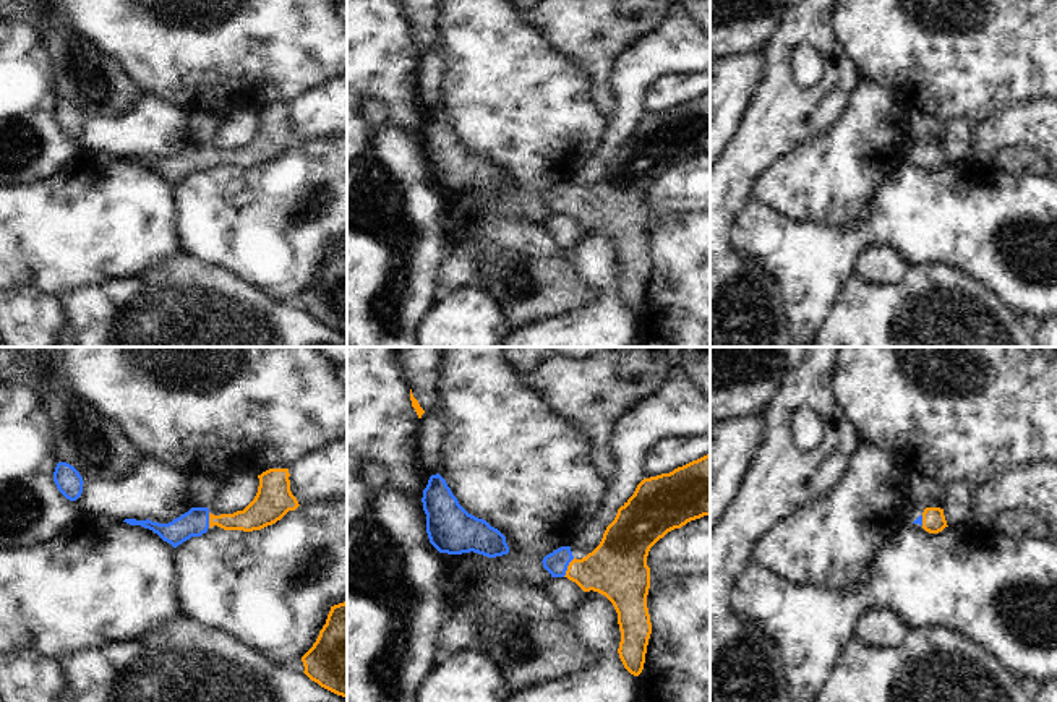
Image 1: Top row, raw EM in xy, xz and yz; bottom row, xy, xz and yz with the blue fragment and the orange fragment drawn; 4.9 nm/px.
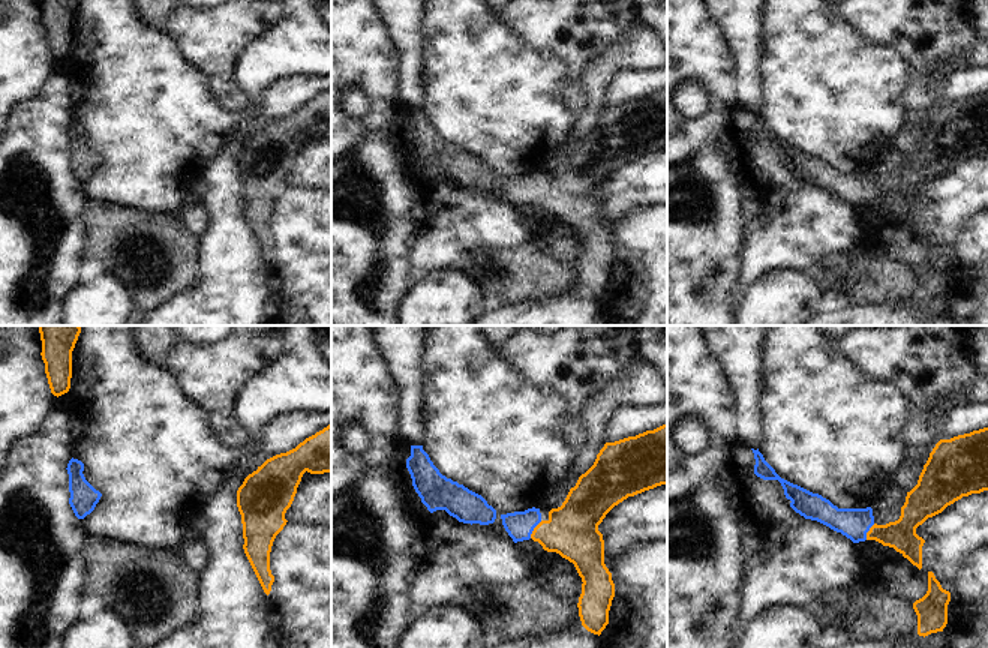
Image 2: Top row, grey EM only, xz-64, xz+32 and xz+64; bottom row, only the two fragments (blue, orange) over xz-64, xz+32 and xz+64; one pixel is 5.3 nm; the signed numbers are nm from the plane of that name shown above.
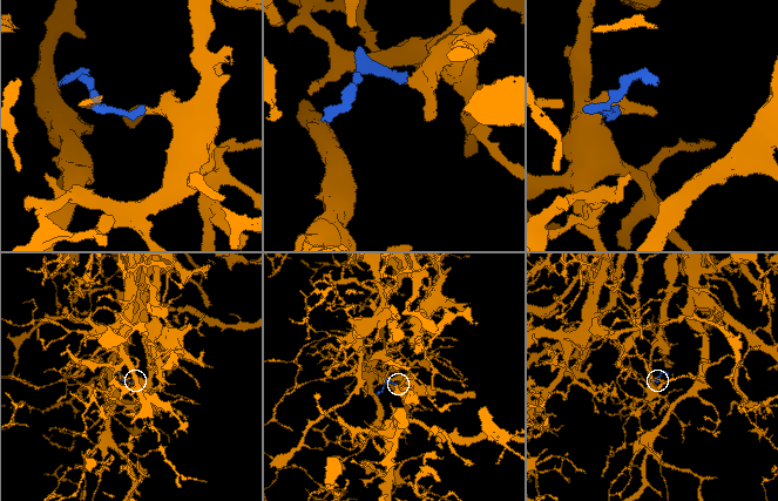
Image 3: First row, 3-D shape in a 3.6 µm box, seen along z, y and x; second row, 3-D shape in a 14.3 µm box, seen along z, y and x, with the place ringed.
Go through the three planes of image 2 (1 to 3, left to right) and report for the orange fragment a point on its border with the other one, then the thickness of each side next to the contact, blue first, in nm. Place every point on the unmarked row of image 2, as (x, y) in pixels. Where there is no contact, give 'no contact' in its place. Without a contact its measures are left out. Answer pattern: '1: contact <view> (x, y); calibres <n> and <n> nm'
1: no contact
2: contact xz+32 (532, 194); calibres 150 and 280 nm
3: contact xz+64 (868, 194); calibres 160 and 160 nm

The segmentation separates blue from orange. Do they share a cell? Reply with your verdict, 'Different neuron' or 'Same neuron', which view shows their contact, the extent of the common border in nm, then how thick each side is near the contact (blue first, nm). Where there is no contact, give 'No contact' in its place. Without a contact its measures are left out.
Same neuron. Touches blue in xz. Shared border 110 nm. Thickness 120 nm (blue) against 300 nm

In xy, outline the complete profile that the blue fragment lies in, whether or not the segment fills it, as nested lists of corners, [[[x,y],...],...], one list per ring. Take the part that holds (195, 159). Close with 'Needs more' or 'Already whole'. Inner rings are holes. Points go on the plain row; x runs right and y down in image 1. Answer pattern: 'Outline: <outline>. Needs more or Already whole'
Outline: [[[269,105],[258,112],[259,123],[255,136],[243,148],[233,151],[214,152],[208,144],[191,144],[169,161],[159,161],[149,156],[125,156],[123,159],[152,167],[173,185],[191,173],[201,173],[214,162],[224,167],[261,167],[300,143],[290,128],[289,113],[289,105]]]. Needs more

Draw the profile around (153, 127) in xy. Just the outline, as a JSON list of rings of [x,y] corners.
[[[160,97],[141,99],[122,117],[84,118],[76,136],[83,151],[110,157],[152,157],[169,161],[196,144],[190,112]]]

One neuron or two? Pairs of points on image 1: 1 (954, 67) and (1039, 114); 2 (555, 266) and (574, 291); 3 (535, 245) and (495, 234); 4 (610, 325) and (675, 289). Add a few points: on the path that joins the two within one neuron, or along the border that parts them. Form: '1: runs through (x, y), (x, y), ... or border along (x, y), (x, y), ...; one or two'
1: border along (1039, 99), (1018, 101), (984, 120); two
2: runs through (556, 273), (568, 284); one
3: runs through (526, 237), (504, 234); one
4: border along (636, 313), (637, 329); two

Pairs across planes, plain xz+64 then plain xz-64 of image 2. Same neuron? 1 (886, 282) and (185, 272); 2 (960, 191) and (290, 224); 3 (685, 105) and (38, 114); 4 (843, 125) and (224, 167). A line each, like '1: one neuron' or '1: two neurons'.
1: one neuron
2: two neurons
3: one neuron
4: two neurons

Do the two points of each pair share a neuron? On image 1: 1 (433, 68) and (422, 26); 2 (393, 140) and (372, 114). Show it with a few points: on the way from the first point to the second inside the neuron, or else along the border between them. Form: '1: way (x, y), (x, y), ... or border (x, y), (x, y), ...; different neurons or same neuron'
1: way (432, 59), (428, 36); same neuron
2: way (386, 133), (376, 120); same neuron

